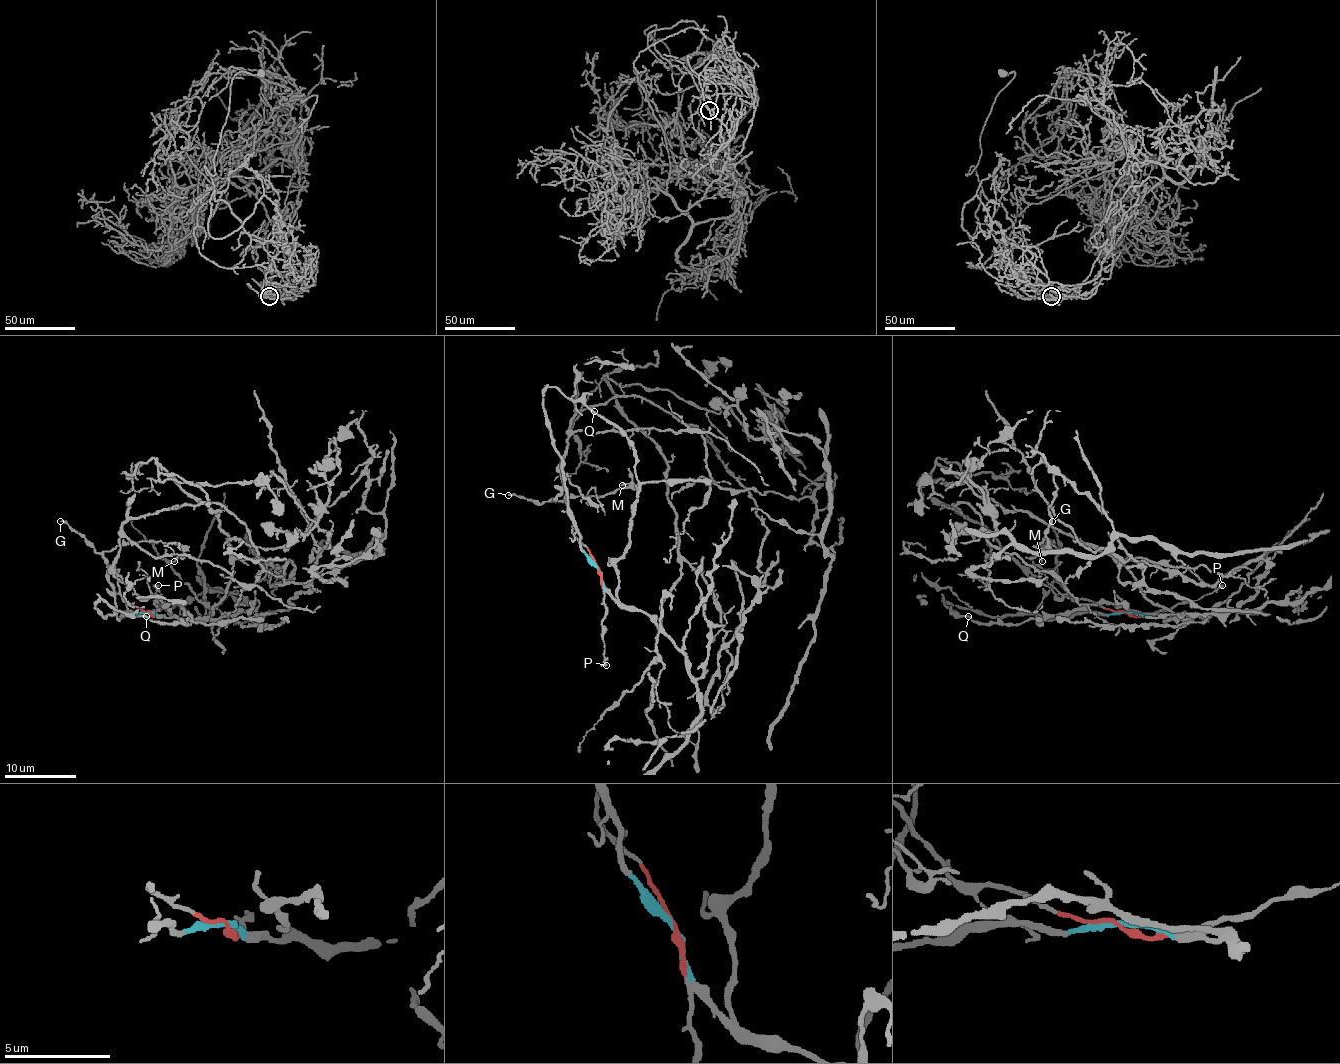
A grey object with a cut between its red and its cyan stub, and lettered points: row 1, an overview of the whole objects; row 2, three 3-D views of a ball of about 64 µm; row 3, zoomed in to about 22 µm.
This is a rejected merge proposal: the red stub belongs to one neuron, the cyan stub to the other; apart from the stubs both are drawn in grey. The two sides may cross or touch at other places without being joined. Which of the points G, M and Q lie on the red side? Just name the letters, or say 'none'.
none

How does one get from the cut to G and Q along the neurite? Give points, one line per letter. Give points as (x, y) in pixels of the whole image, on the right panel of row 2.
G: (1125, 611), (1105, 615), (1078, 611), (1055, 618), (1044, 618), (1037, 611), (1055, 577), (1061, 541), (1052, 521)
Q: (1125, 611), (1156, 617), (1132, 613), (1109, 602), (1001, 624), (980, 624), (969, 617)

